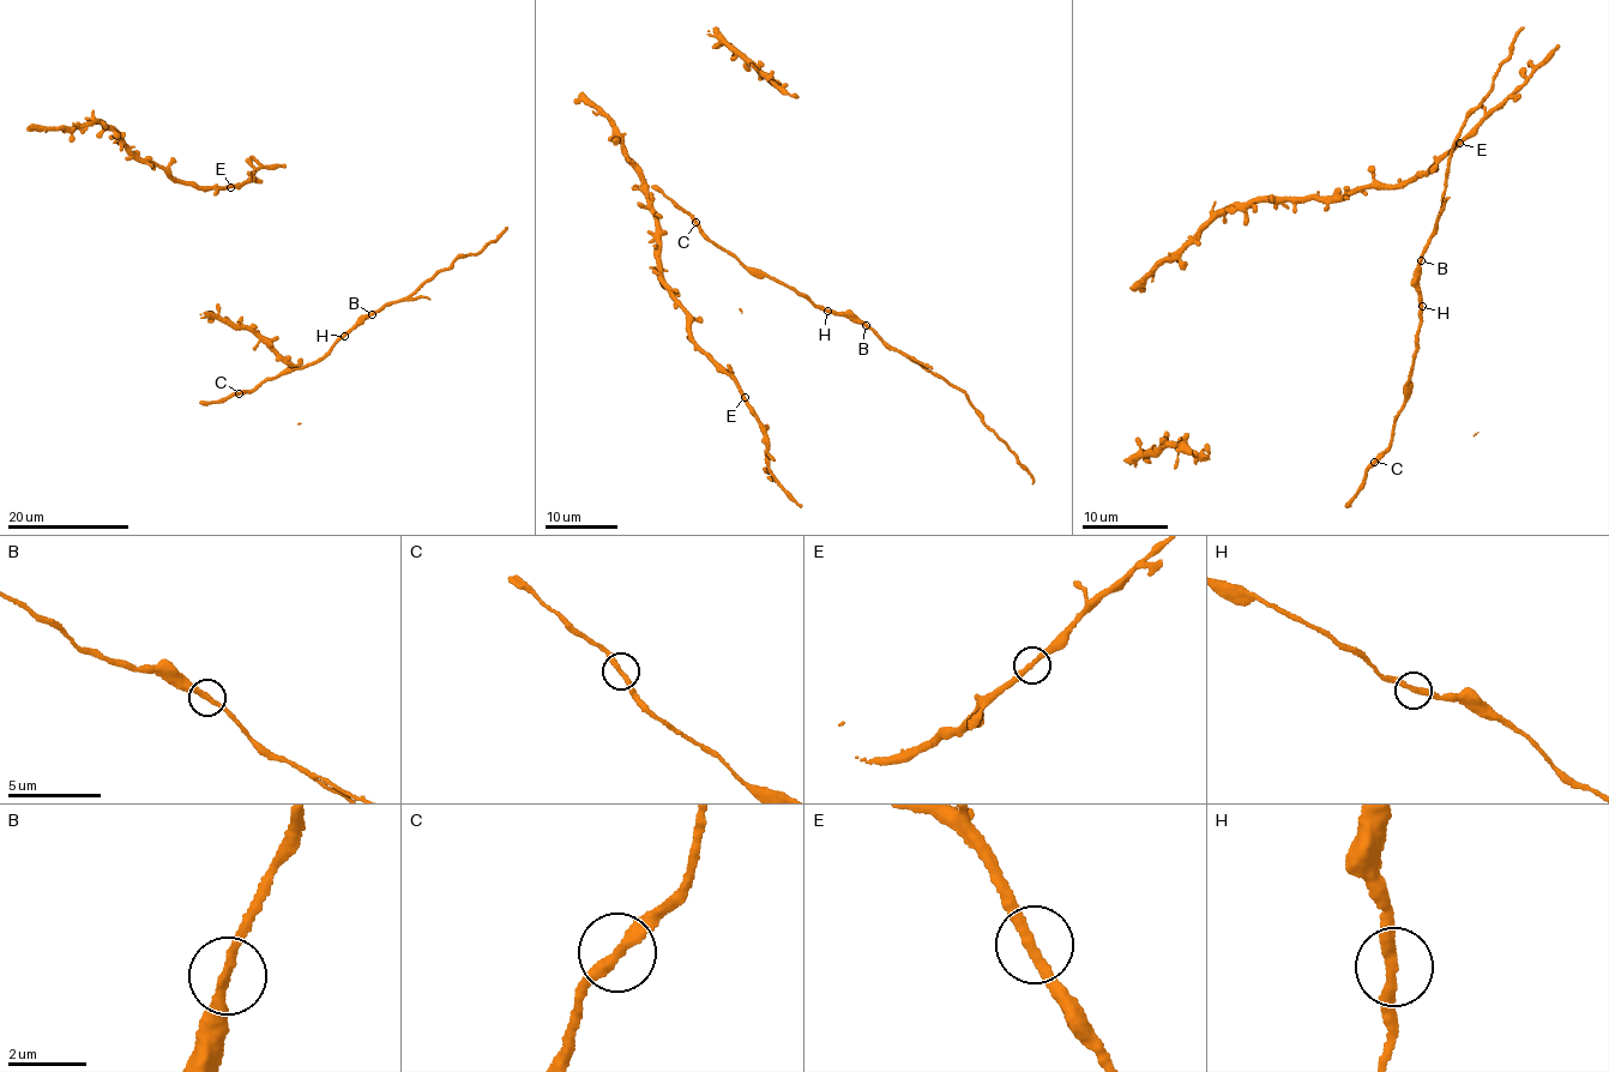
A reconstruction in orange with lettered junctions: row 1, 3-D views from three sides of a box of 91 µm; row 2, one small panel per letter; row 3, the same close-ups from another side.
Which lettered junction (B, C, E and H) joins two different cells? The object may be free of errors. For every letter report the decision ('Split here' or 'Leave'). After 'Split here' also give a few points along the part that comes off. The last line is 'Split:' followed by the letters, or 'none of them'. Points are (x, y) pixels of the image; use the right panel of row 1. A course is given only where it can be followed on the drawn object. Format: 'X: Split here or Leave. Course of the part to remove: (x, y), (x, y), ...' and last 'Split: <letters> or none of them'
B: Leave
C: Leave
E: Leave
H: Leave
Split: none of them

